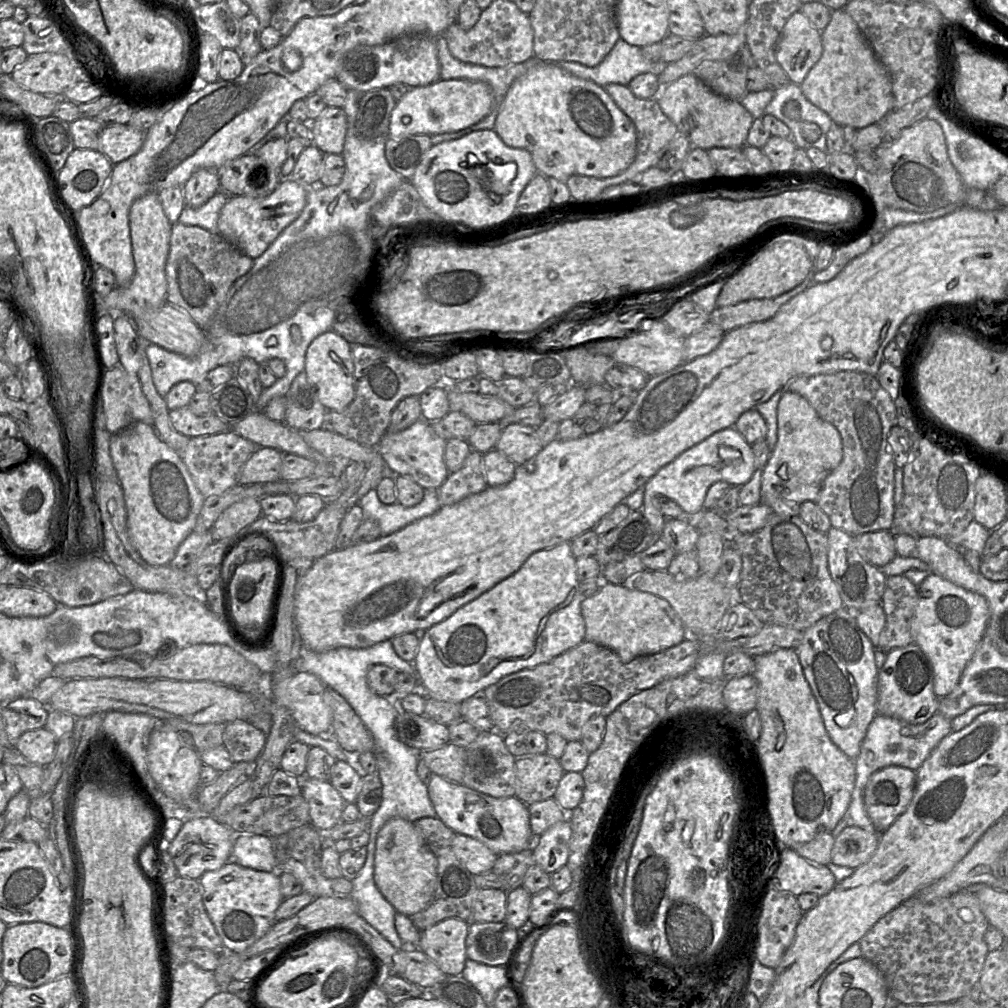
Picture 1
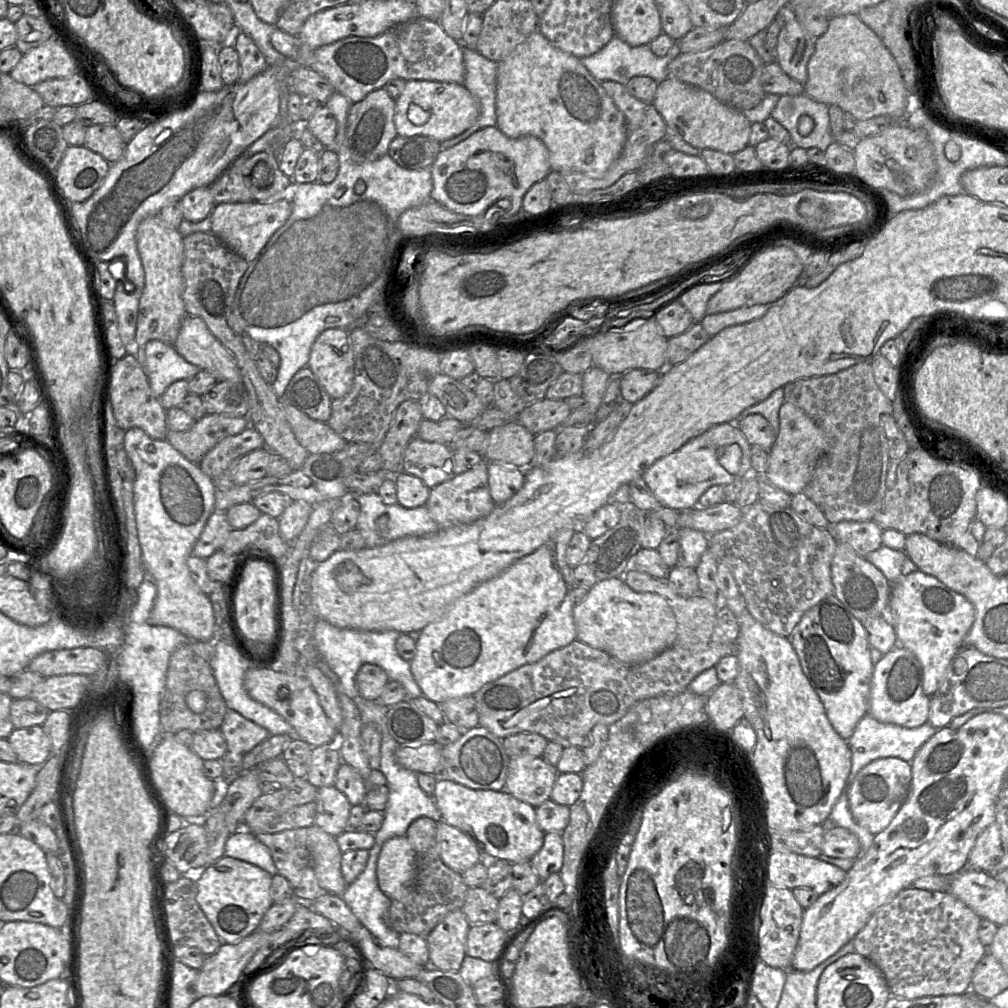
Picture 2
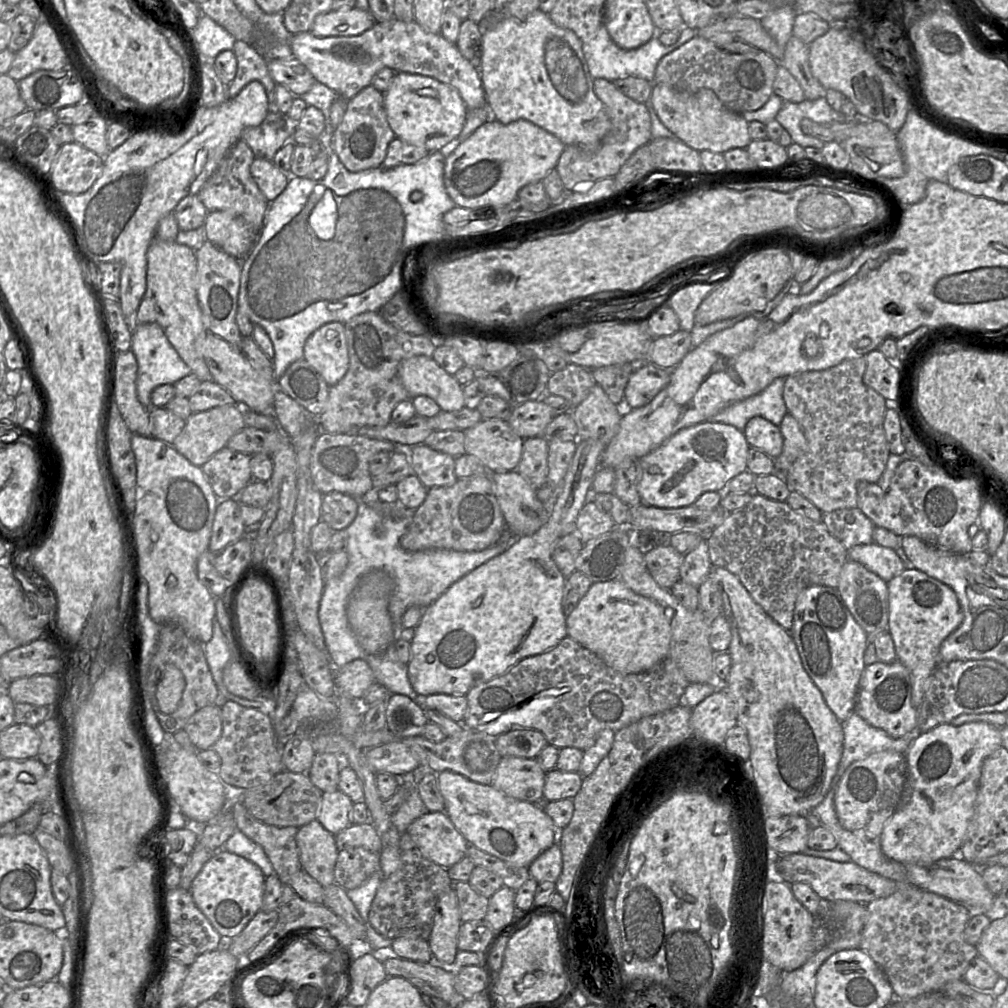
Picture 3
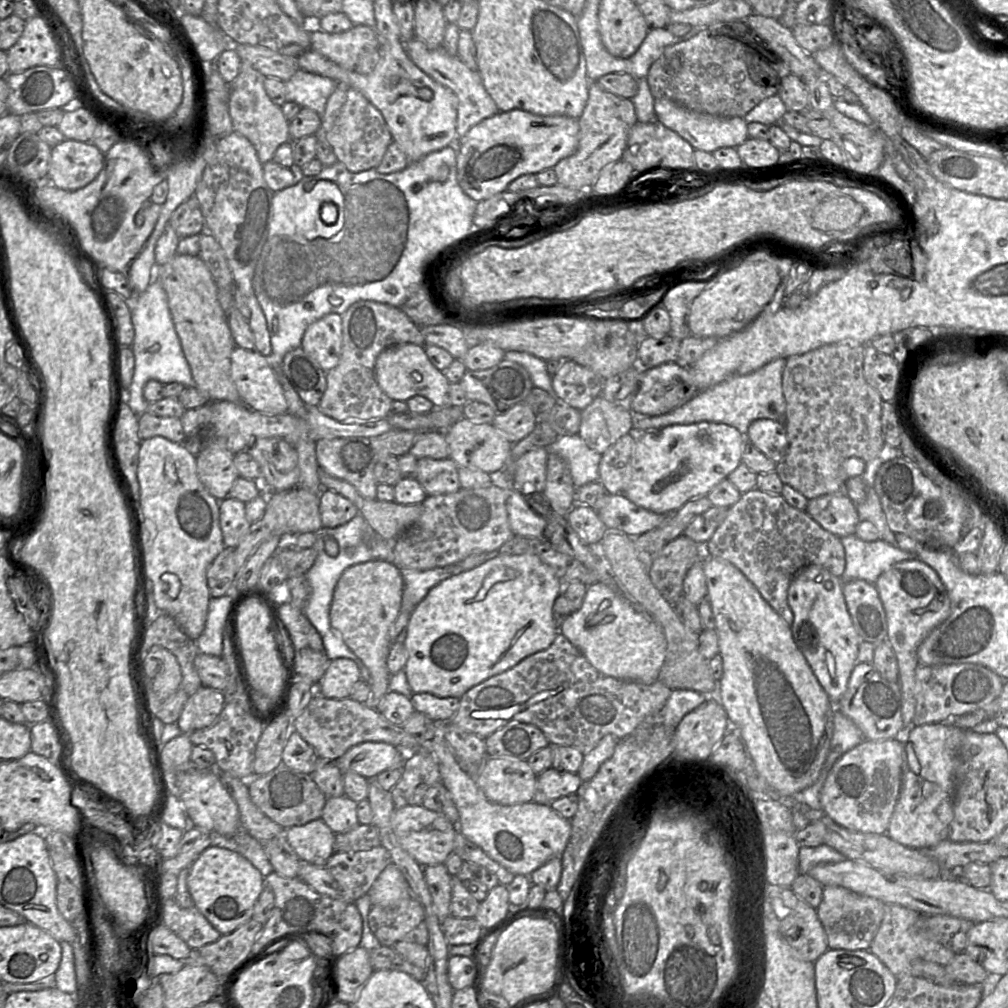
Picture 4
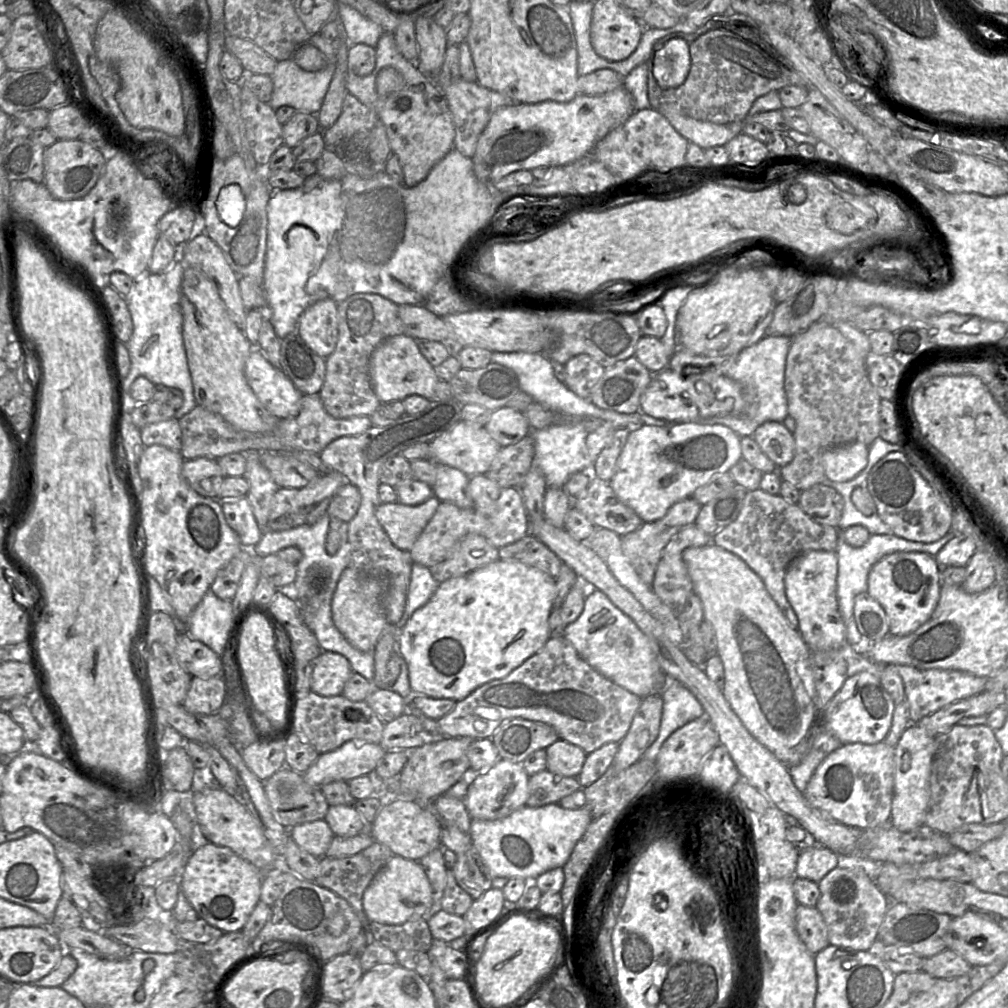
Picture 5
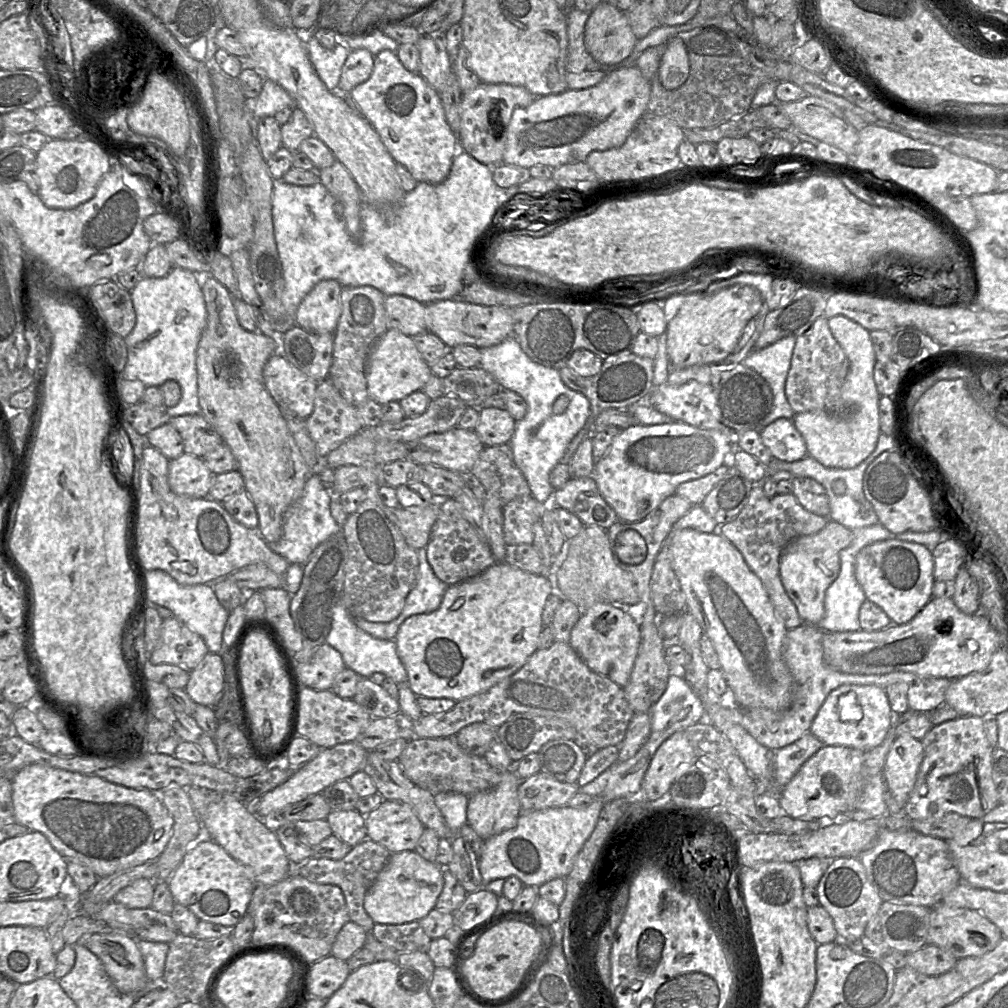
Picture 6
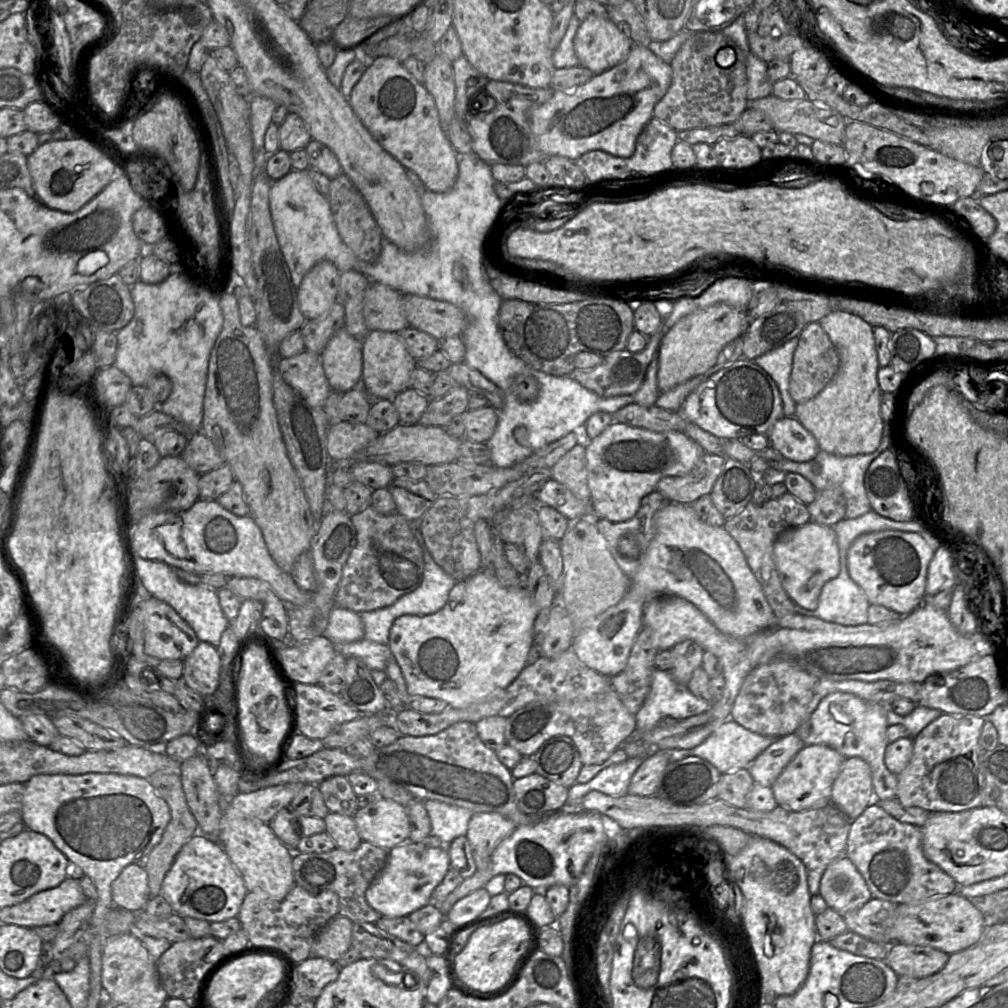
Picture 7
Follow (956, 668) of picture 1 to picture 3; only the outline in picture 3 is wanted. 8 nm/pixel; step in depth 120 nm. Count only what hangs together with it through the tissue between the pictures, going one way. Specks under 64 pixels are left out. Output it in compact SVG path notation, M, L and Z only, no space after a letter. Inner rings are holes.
M905 569L887 582L888 631L894 642L896 658L909 671L912 704L918 709L928 687L928 679L939 662L940 645L963 621L963 612L954 591L946 584L917 569Z

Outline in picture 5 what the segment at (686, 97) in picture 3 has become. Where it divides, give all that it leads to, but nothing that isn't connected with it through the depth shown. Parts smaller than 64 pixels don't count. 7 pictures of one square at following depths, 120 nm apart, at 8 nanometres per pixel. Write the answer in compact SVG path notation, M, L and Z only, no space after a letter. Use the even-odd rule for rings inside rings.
M666 114L664 116L689 143L694 143L703 150L715 146L725 146L738 134L743 133L743 123L716 124L681 114Z

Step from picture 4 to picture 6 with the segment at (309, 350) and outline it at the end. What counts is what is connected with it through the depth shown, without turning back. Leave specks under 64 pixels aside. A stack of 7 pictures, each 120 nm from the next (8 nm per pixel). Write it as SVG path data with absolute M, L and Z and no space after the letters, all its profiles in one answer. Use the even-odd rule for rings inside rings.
M322 280L304 297L296 310L296 325L314 334L334 333L341 315L342 285Z

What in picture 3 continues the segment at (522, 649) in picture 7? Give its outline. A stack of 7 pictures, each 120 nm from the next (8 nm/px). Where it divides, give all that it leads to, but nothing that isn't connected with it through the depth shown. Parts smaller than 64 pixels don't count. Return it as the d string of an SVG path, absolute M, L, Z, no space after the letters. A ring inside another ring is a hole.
M594 439L578 441L578 446L569 468L566 472L563 482L556 488L557 498L553 506L552 514L549 520L534 534L522 536L514 539L510 546L500 555L491 558L484 564L475 568L458 581L453 583L444 593L442 593L434 602L427 606L423 612L420 622L414 628L414 637L410 641L411 659L408 663L408 677L414 691L422 697L432 694L450 694L466 695L475 685L489 681L495 677L503 675L510 668L516 665L524 658L545 653L556 647L562 639L568 636L566 618L562 606L562 598L567 578L561 573L553 560L552 552L555 543L565 535L575 531L575 523L580 510L591 499L592 482L598 468L602 465L602 454L606 445Z

